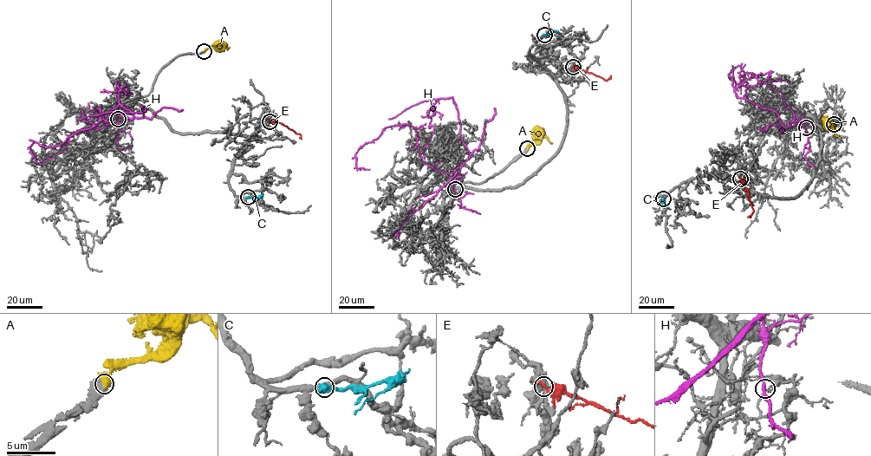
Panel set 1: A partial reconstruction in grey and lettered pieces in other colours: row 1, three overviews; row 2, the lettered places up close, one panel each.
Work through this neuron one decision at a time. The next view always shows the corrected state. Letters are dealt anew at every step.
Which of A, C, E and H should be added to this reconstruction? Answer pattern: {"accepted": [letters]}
{"accepted": ["A"]}

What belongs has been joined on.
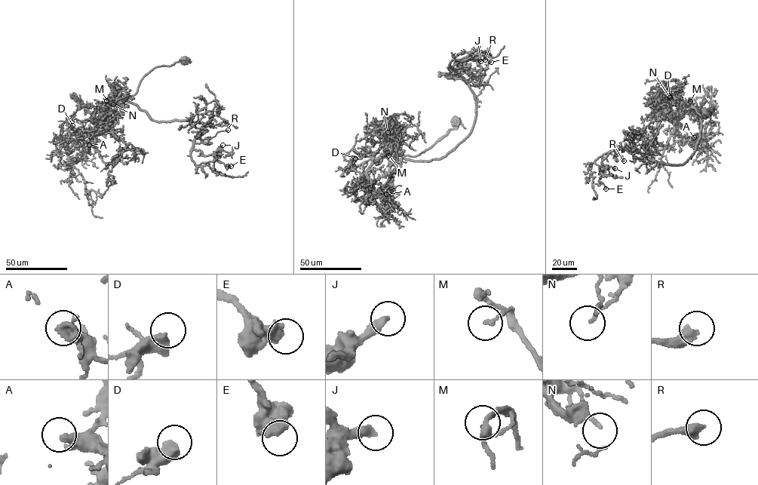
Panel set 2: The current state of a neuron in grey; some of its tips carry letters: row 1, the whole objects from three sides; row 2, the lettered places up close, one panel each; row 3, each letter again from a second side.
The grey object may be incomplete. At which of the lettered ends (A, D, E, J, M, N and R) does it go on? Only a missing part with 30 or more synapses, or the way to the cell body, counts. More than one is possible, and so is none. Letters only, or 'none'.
J, R

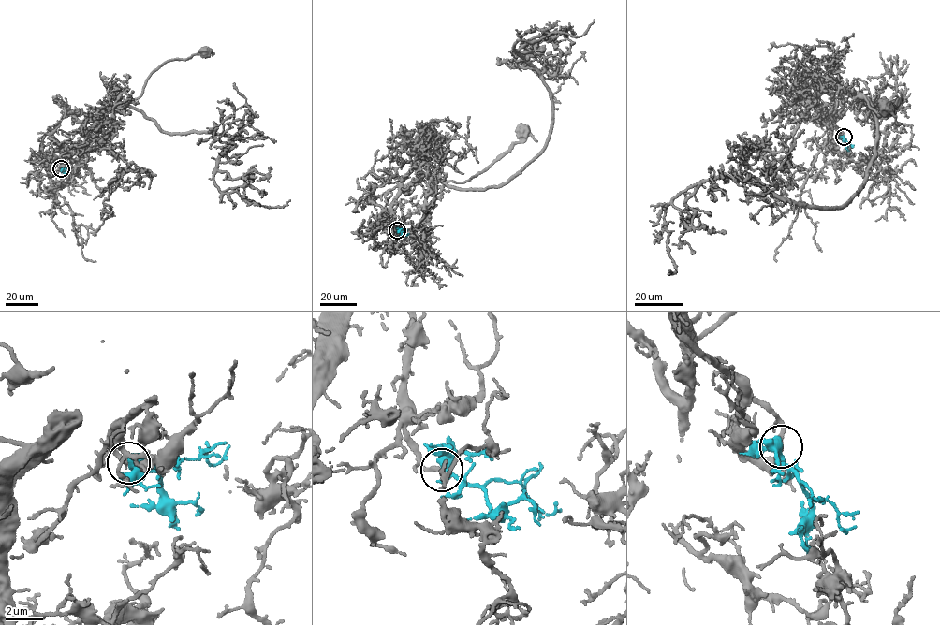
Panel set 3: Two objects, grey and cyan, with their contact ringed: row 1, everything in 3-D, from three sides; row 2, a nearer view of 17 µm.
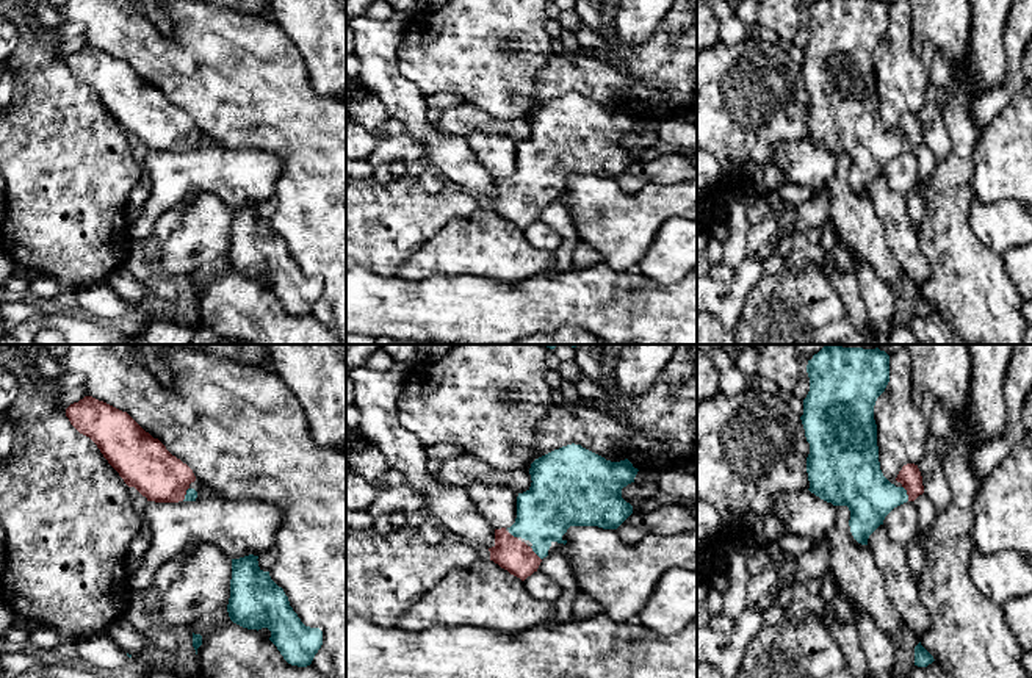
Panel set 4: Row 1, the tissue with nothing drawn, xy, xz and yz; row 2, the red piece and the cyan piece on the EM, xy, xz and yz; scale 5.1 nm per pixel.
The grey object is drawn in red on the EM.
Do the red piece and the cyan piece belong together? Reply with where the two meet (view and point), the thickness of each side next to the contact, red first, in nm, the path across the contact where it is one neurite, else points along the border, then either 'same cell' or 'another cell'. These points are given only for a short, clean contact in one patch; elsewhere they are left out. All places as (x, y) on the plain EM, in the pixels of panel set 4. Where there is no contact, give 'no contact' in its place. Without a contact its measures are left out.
yz (907, 143) | 120/260 nm | across yz (910, 127), (907, 143), (869, 143), (860, 133) | same cell

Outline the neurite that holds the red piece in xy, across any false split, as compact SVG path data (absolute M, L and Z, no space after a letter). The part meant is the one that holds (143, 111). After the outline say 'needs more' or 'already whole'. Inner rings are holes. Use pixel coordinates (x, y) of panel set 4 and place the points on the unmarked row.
M85 45L66 58L66 66L80 83L97 94L124 132L135 136L147 150L196 150L197 141L189 136L196 130L193 119L172 105L158 88L146 81L127 61L92 45Z; needs more

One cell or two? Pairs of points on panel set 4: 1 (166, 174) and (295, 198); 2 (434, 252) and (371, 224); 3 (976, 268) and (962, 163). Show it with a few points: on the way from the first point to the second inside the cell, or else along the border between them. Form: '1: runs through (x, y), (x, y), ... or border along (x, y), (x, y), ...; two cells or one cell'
1: border along (281, 157), (282, 168), (273, 196); two cells
2: border along (448, 223), (395, 273); two cells
3: runs through (954, 241), (954, 190); one cell

